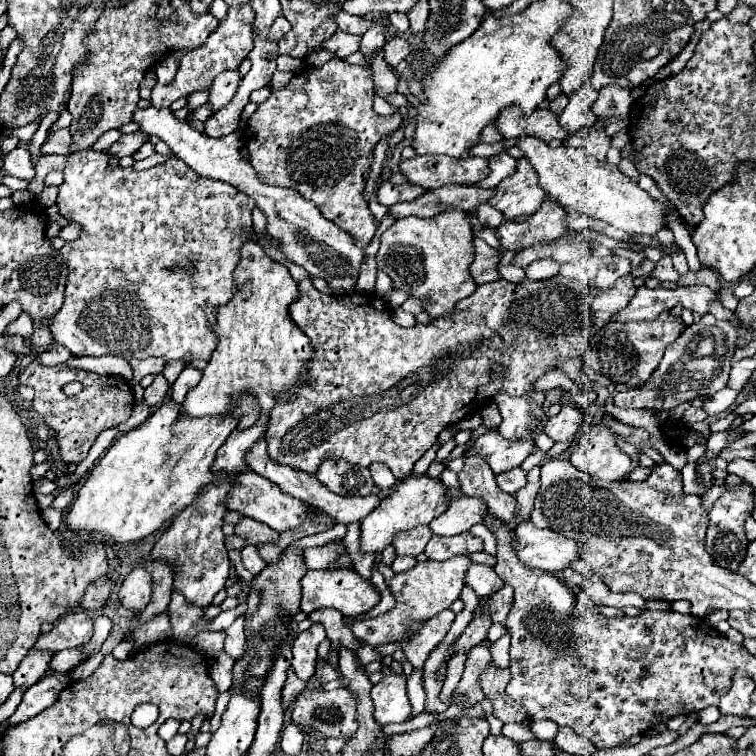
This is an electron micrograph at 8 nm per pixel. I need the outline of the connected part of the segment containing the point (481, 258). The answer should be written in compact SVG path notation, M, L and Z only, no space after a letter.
M474 236L474 260L470 264L470 276L474 278L476 284L486 284L486 282L494 282L500 280L496 266L498 266L498 252L494 248L490 248L482 238Z

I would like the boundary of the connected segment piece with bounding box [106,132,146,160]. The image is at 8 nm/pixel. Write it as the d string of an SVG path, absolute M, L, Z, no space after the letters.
M136 132L136 134L122 134L118 142L114 142L106 154L112 158L124 158L124 156L132 156L142 144L146 142L146 134L144 132Z

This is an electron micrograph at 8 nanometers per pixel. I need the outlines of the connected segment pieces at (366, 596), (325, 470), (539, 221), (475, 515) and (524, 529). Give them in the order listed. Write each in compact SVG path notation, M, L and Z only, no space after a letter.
M354 568L348 570L308 570L306 576L300 580L302 584L302 604L300 608L310 614L318 608L334 608L340 610L344 616L358 616L372 610L380 602L380 590L370 582L364 580Z
M324 460L316 472L316 478L328 490L344 496L368 496L374 488L374 480L368 468L354 468L346 462Z
M546 198L536 214L528 216L524 222L504 222L496 228L496 232L500 234L502 248L518 250L544 240L560 238L568 230L566 218L564 208Z
M462 496L458 500L450 502L448 510L430 524L430 530L432 530L432 534L438 534L438 536L462 534L462 532L470 530L470 526L474 526L482 520L482 508L486 508L484 500Z
M530 520L522 522L516 530L518 558L530 566L540 568L550 574L566 570L574 560L578 560L578 544L554 530L536 528Z

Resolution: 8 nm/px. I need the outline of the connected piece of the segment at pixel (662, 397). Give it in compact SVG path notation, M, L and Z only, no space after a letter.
M704 314L698 324L688 326L680 338L664 352L660 366L652 374L652 386L630 388L614 396L614 404L622 408L664 408L670 410L682 402L690 402L698 396L712 396L726 388L732 368L732 356L736 348L736 328L730 320L718 320Z

